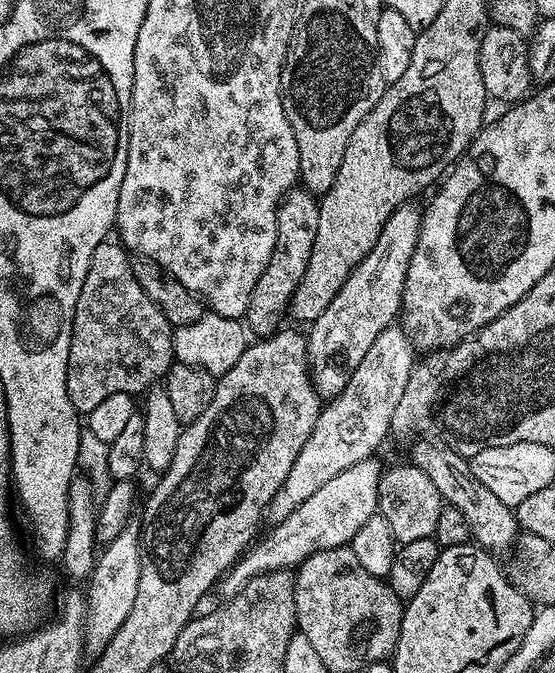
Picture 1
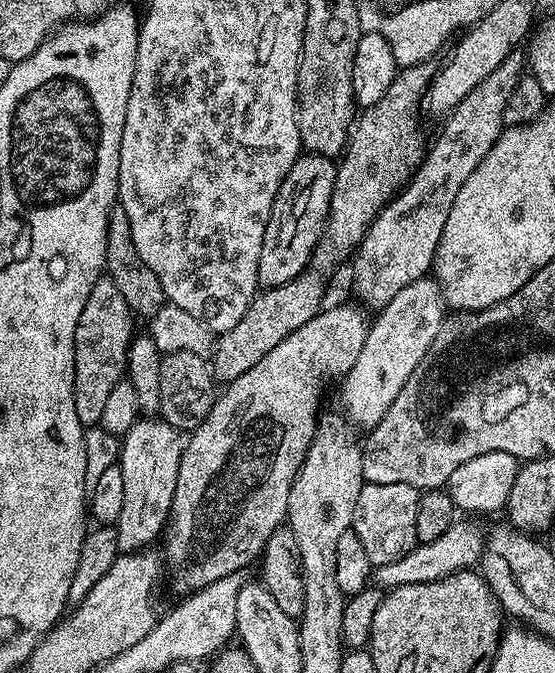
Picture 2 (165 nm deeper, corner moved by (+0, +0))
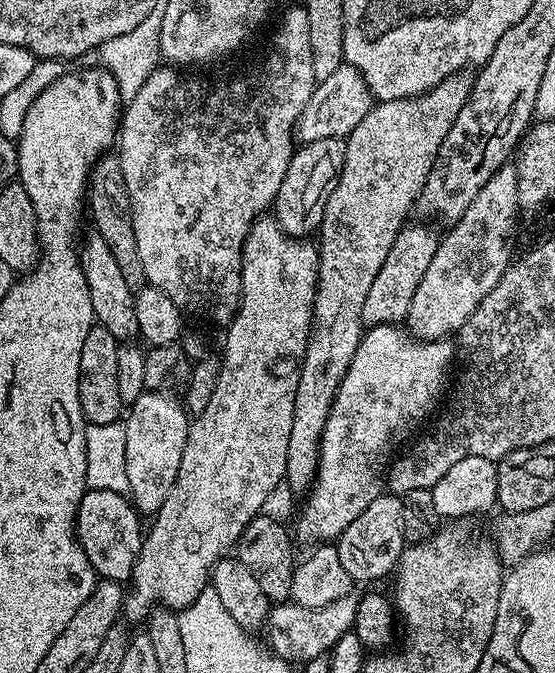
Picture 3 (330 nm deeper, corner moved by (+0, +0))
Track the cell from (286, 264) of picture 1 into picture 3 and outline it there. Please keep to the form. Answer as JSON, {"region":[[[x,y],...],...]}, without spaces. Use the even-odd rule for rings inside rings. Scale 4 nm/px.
{"region":[[[322,138],[322,142],[300,144],[293,151],[290,166],[286,166],[286,178],[282,178],[282,190],[278,190],[274,205],[274,218],[282,226],[282,230],[286,230],[286,234],[308,238],[319,229],[326,202],[334,186],[338,186],[343,161],[343,143],[334,138]]]}

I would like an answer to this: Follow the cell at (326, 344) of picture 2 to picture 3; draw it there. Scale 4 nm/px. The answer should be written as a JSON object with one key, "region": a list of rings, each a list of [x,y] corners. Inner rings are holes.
{"region":[[[405,223],[398,238],[394,238],[394,246],[390,246],[390,254],[386,254],[386,262],[382,262],[382,270],[378,270],[370,290],[366,293],[366,306],[362,310],[362,318],[368,328],[379,324],[399,325],[407,321],[414,290],[418,290],[422,276],[426,274],[438,250],[441,242],[438,232],[436,236],[434,229],[427,228],[424,224],[412,223]]]}

